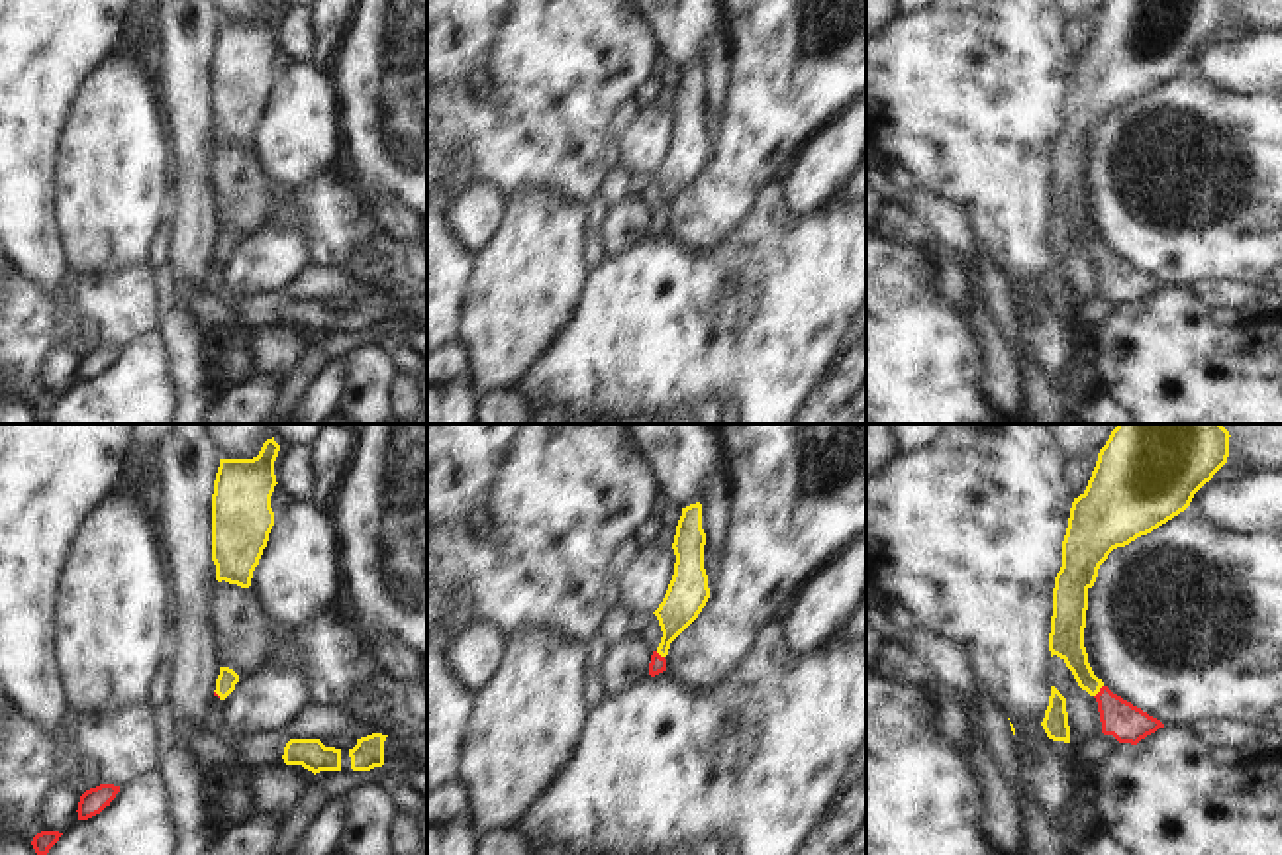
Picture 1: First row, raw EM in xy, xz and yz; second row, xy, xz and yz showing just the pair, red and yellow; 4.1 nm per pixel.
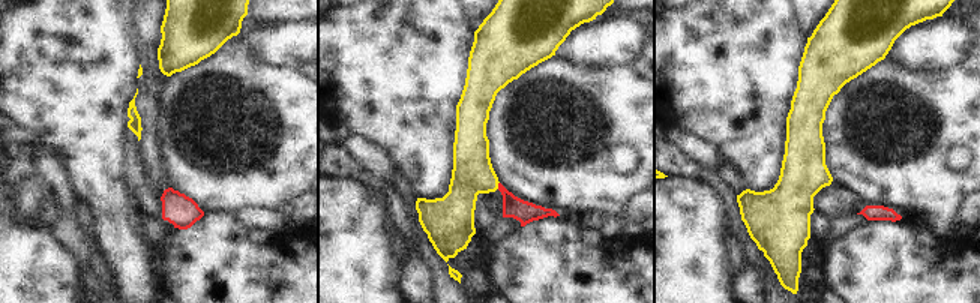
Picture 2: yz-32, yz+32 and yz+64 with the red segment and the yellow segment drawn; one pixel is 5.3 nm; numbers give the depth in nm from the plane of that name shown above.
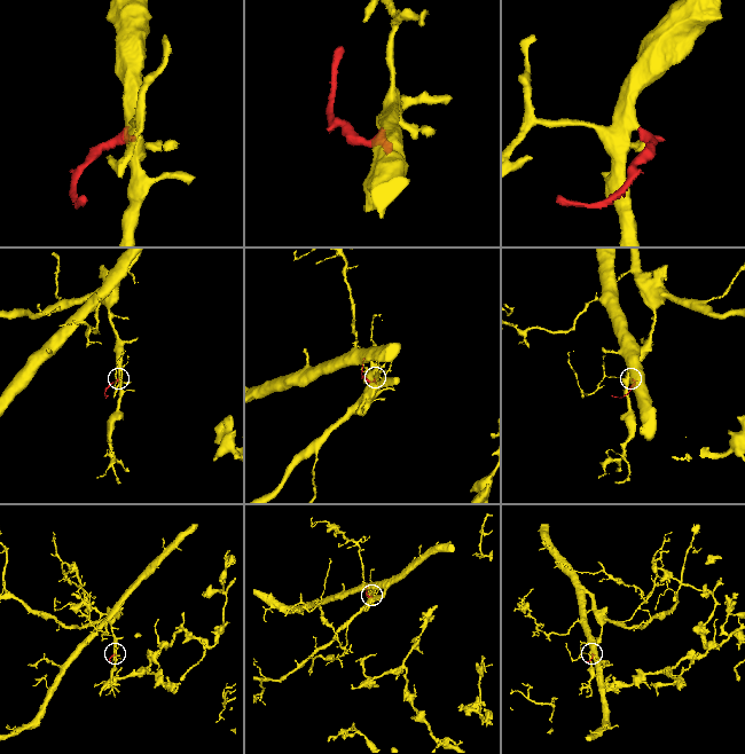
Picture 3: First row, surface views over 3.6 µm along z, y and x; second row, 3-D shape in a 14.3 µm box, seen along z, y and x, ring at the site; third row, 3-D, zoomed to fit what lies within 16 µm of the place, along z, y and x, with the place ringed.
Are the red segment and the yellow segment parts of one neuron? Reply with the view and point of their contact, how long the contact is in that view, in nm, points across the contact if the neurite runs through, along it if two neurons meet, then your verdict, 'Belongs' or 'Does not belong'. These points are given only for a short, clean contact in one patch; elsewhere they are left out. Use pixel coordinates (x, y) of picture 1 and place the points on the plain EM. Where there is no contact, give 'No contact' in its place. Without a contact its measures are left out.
Touches red at yz (1100, 251). Shared border 70 nm. Path across: yz (1128, 285), (1100, 251), (1083, 234), (1067, 201). Belongs.

